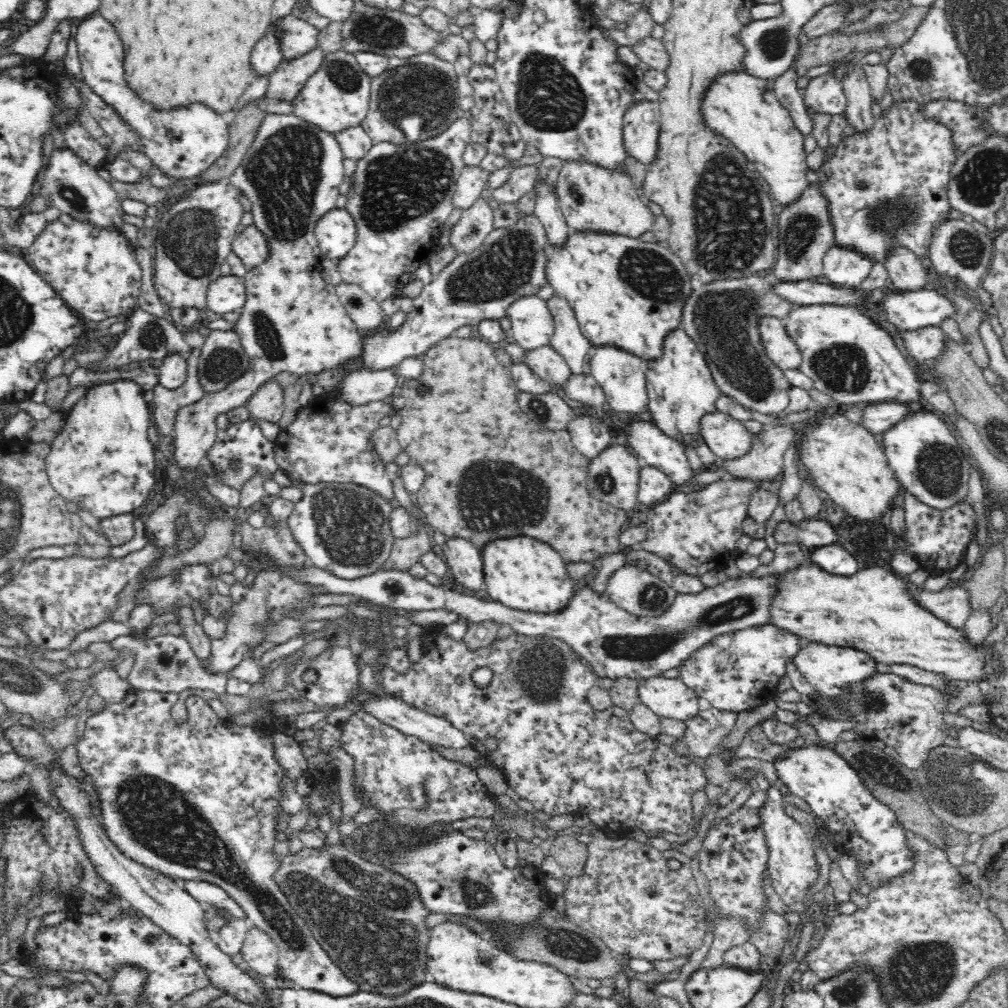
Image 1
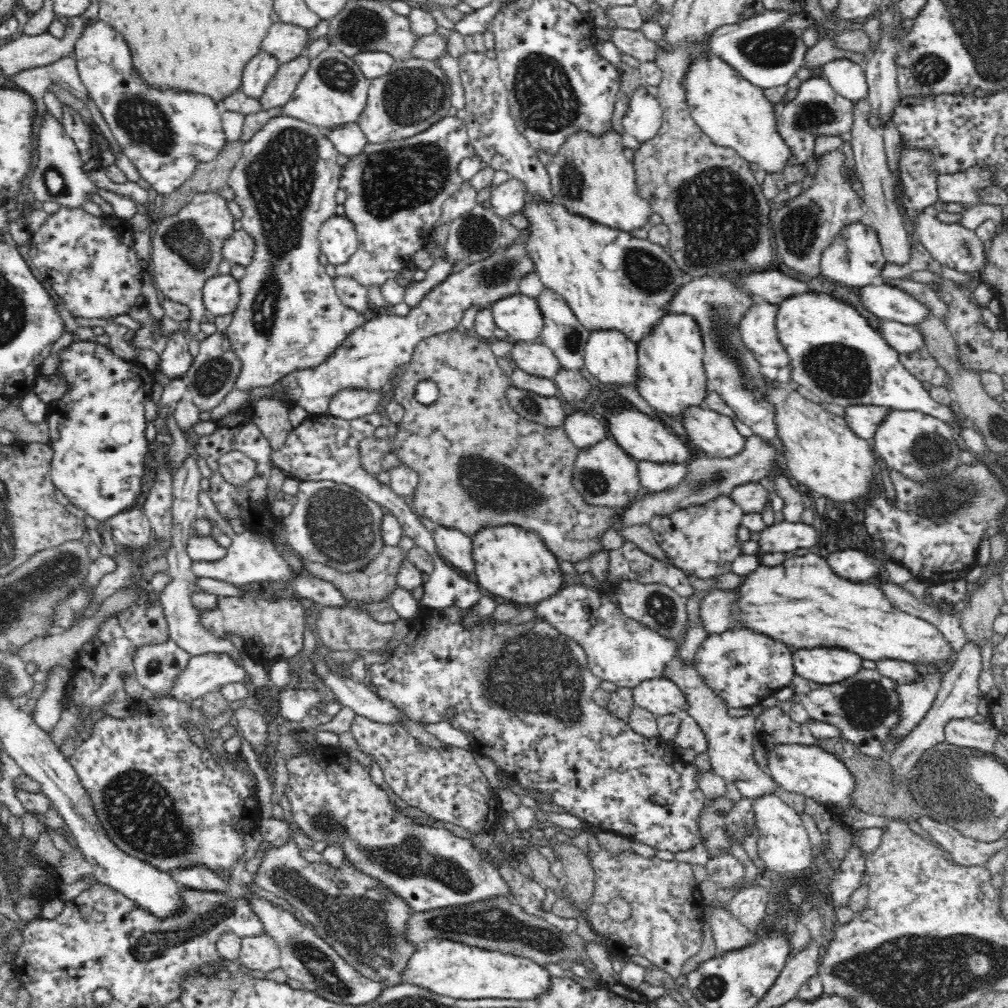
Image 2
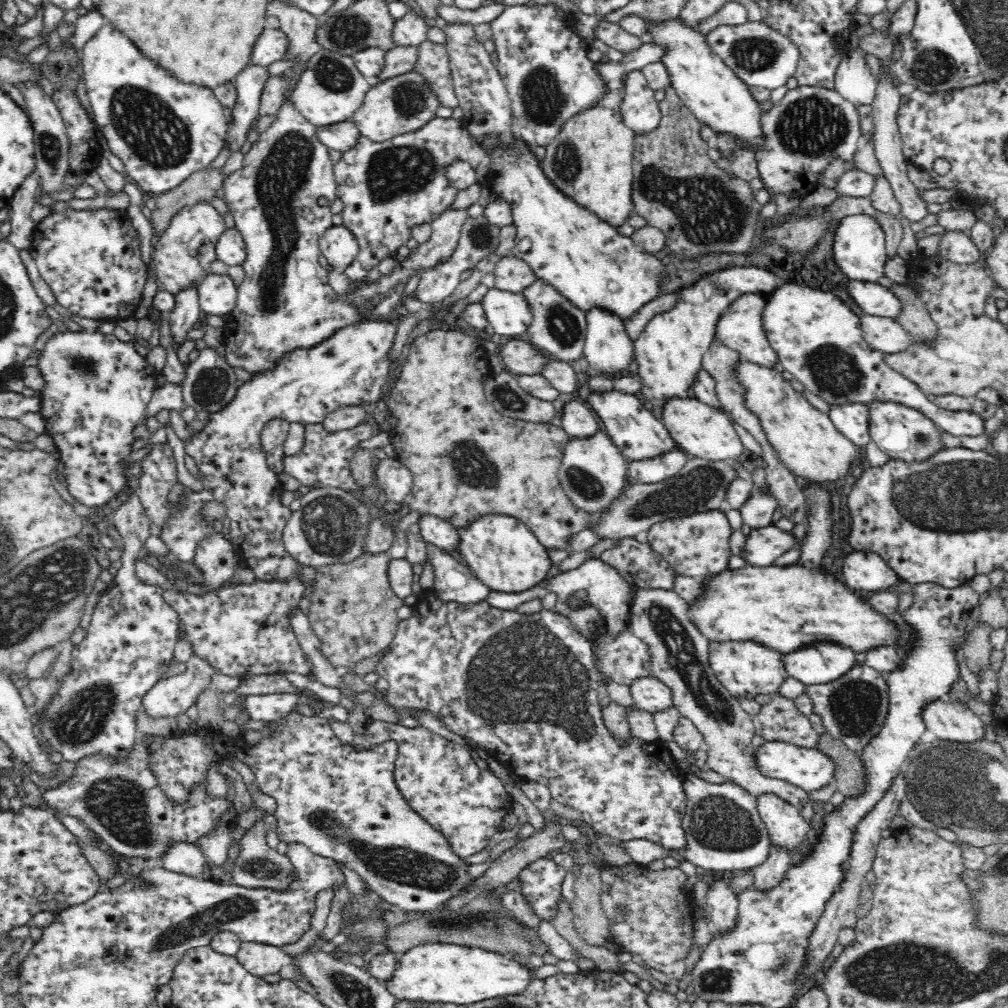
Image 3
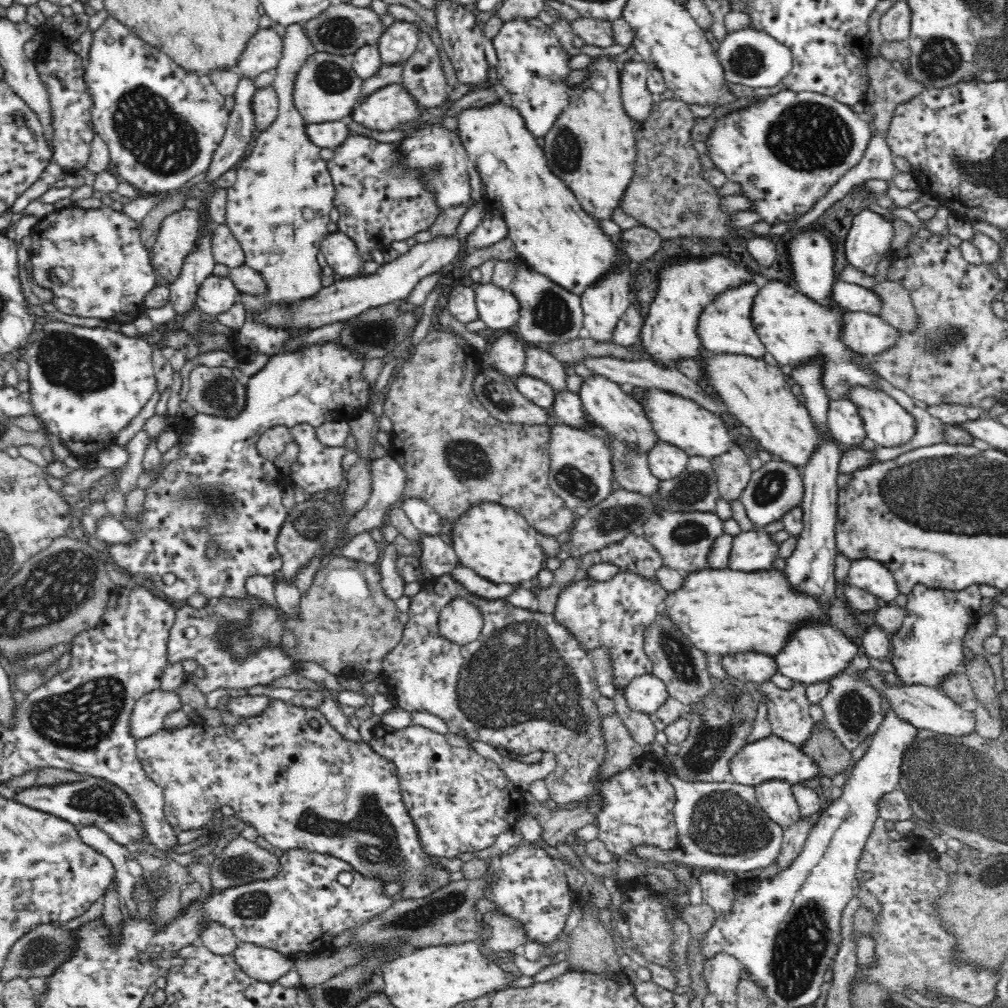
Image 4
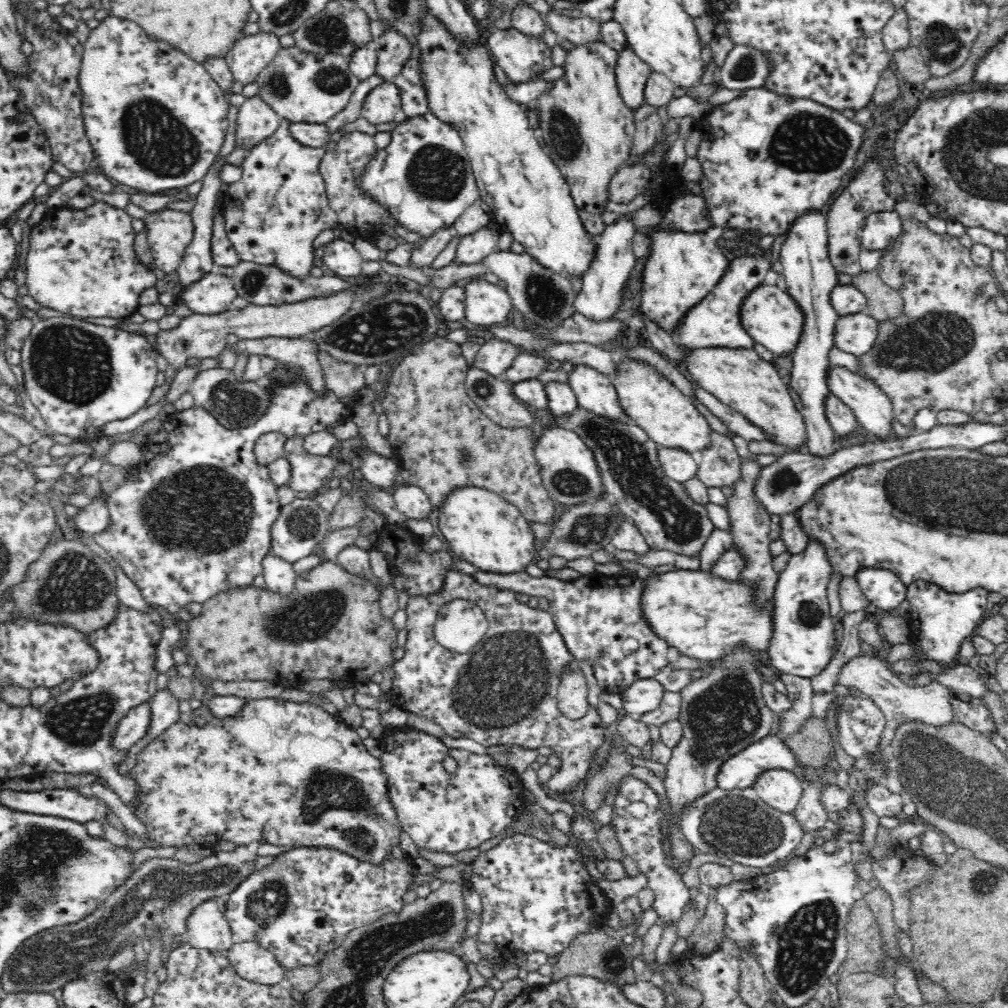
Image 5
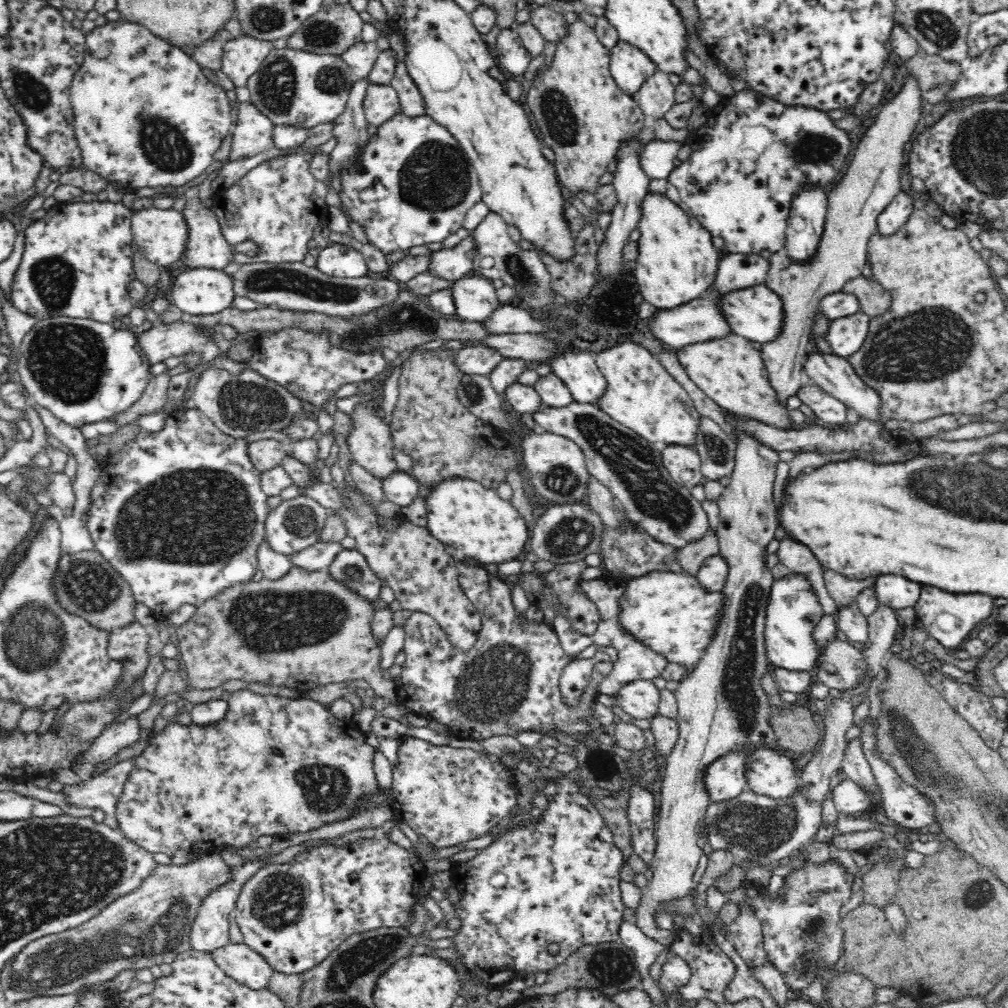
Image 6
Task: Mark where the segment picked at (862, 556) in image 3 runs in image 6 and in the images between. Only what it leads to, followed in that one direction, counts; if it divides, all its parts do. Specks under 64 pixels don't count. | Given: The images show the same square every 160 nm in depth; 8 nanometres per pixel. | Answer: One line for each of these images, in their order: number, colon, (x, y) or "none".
4: (870, 575)
5: (881, 587)
6: (891, 590)

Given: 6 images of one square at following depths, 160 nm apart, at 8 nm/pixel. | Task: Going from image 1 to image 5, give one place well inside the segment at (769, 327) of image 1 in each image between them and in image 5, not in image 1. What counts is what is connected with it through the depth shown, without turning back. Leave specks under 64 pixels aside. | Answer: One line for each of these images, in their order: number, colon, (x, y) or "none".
2: (758, 330)
3: (741, 327)
4: (726, 326)
5: (715, 322)

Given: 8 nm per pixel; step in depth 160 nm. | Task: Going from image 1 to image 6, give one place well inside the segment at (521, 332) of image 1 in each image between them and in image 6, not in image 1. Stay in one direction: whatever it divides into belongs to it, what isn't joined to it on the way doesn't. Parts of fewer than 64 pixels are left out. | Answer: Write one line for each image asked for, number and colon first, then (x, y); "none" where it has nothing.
2: (520, 316)
3: (509, 314)
4: (498, 308)
5: (486, 304)
6: (475, 297)

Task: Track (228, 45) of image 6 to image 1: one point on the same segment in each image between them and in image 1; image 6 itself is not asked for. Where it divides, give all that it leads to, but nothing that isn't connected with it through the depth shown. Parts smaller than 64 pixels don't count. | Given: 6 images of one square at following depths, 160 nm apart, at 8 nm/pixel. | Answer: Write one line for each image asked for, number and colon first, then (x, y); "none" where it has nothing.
1: (297, 36)
2: (287, 41)
3: (273, 44)
4: (263, 52)
5: (251, 54)

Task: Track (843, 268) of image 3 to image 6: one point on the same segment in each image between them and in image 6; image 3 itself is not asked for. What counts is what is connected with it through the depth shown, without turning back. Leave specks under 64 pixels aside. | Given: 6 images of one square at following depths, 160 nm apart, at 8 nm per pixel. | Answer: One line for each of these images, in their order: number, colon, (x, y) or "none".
4: (869, 239)
5: (880, 229)
6: (895, 215)

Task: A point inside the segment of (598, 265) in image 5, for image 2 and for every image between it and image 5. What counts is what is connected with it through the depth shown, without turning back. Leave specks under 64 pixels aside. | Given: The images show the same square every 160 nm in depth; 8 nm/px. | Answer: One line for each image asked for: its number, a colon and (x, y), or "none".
2: (612, 358)
3: (608, 349)
4: (603, 304)

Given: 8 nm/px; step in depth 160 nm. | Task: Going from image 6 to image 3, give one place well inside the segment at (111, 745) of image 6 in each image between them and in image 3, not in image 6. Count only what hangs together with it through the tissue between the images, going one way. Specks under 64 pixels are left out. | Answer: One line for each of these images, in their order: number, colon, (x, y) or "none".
3: (175, 695)
4: (150, 712)
5: (132, 728)

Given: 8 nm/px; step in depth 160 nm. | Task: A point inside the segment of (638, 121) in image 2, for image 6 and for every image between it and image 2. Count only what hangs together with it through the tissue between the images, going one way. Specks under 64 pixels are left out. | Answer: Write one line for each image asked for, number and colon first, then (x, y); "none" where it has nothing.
3: (641, 112)
4: (638, 101)
5: (632, 72)
6: (630, 68)

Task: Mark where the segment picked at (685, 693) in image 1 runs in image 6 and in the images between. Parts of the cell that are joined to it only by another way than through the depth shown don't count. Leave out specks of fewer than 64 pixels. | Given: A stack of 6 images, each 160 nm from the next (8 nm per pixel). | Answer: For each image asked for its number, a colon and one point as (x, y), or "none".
2: (660, 696)
3: (650, 694)
4: (648, 694)
5: (644, 695)
6: (640, 699)

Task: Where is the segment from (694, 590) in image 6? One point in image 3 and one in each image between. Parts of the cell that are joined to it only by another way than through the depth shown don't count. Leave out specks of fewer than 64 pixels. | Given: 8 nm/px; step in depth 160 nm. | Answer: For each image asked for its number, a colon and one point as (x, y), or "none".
3: (788, 608)
4: (724, 611)
5: (704, 616)

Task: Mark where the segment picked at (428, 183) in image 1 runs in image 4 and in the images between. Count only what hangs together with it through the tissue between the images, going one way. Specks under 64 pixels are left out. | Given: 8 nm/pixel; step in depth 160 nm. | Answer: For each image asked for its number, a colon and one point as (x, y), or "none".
2: (396, 190)
3: (388, 188)
4: (380, 199)

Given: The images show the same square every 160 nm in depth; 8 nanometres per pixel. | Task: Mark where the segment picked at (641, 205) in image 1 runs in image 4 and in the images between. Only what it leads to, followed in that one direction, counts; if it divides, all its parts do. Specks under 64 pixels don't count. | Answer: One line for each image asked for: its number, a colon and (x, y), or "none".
2: (592, 178)
3: (590, 161)
4: (592, 150)

